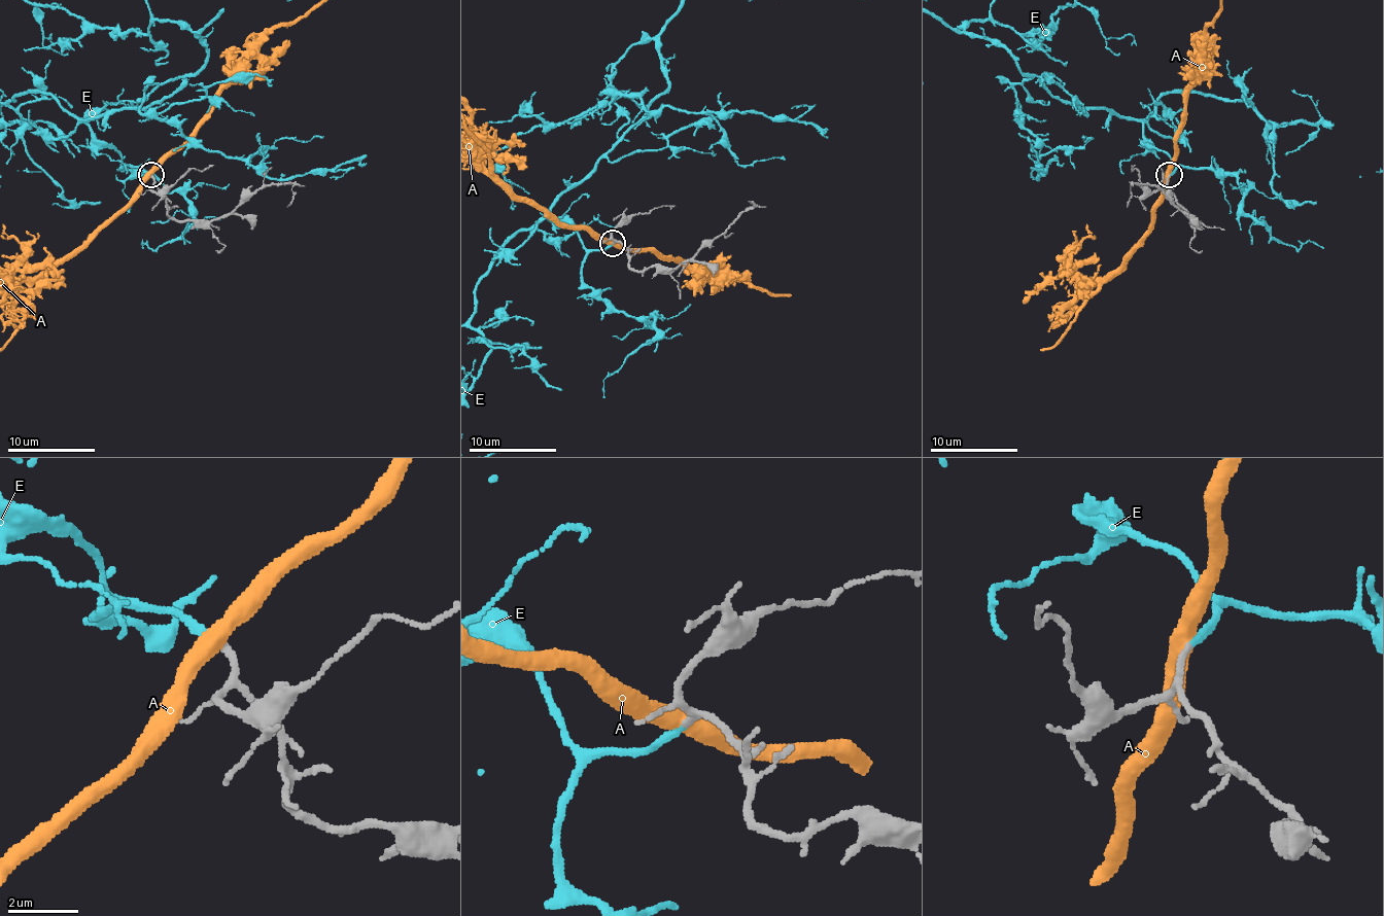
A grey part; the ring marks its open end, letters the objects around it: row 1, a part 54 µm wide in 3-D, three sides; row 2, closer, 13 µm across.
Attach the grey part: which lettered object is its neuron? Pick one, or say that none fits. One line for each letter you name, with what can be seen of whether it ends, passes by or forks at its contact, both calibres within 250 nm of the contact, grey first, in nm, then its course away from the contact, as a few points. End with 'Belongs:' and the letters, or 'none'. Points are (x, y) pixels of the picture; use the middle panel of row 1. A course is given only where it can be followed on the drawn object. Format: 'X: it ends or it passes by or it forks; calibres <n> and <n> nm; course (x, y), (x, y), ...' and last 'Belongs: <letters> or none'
E: it ends; calibres 200 and 200 nm
Belongs: E

